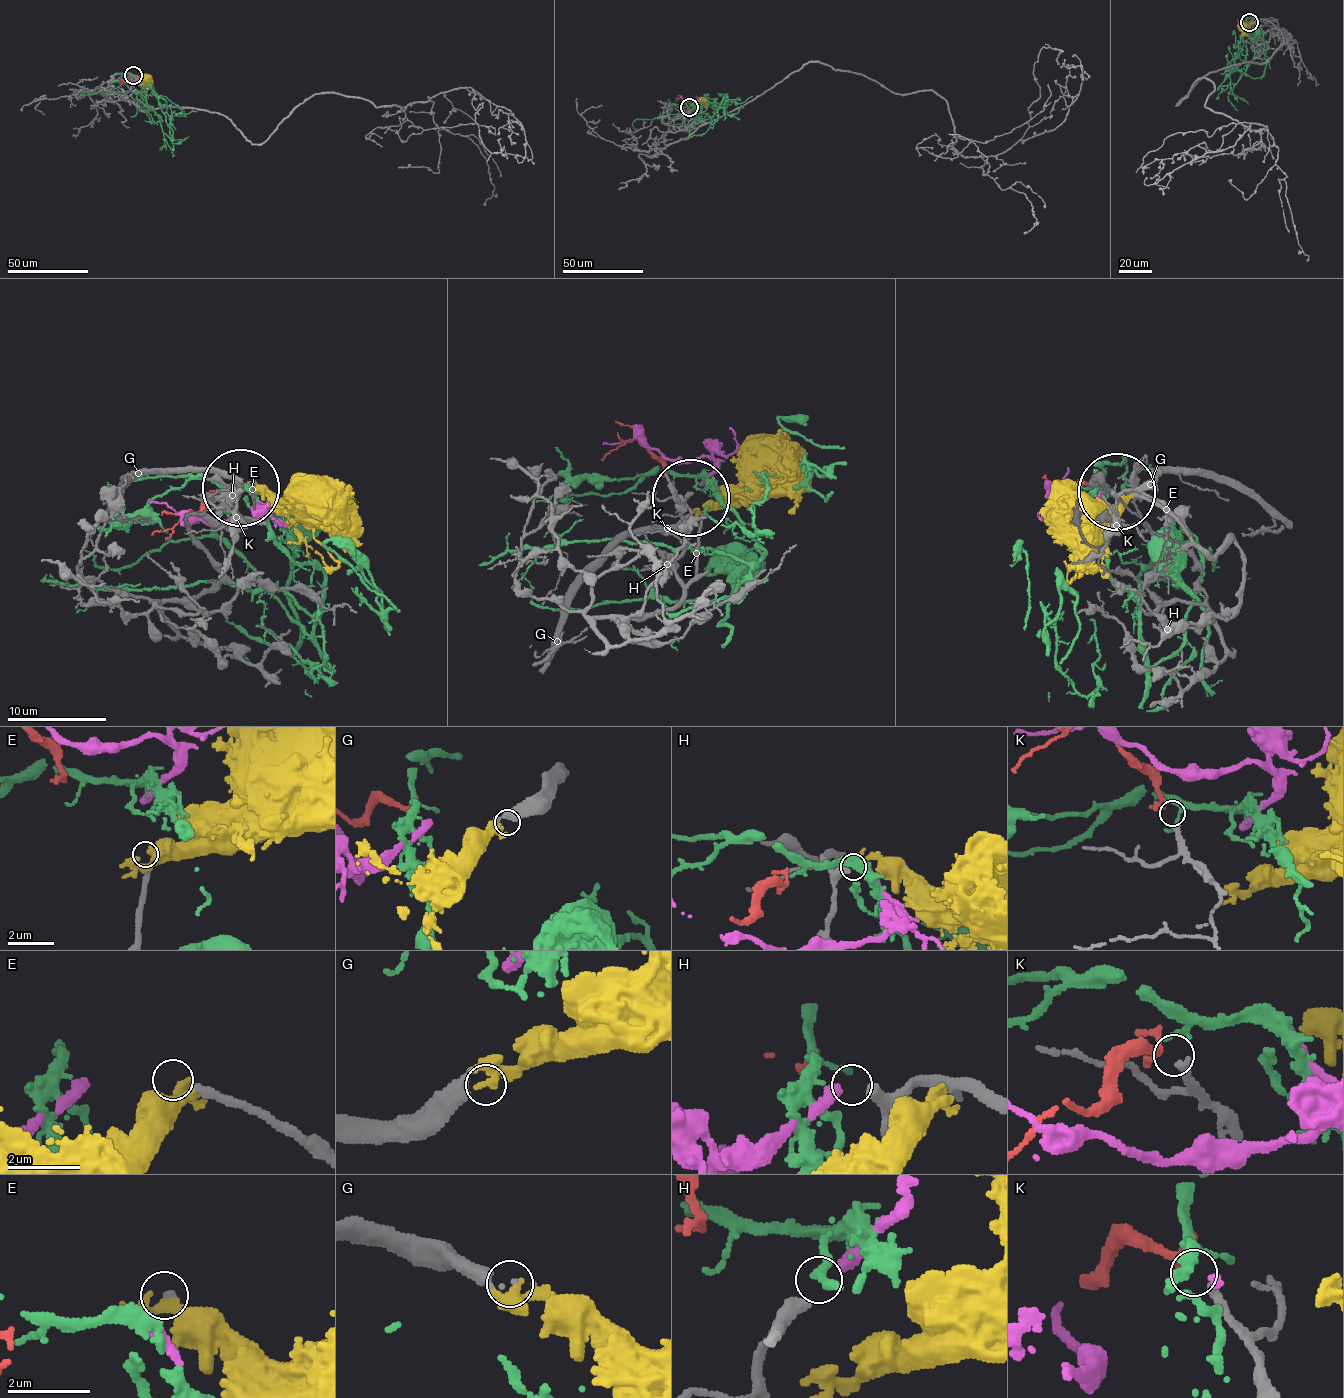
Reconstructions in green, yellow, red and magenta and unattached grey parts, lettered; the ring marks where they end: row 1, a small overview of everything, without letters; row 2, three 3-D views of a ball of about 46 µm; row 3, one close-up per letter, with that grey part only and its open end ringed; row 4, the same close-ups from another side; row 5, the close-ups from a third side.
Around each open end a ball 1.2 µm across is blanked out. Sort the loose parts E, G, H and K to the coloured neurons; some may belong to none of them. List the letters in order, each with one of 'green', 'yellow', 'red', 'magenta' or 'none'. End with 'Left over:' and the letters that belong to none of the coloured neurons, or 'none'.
E: none
G: yellow
H: magenta
K: red
Left over: E

